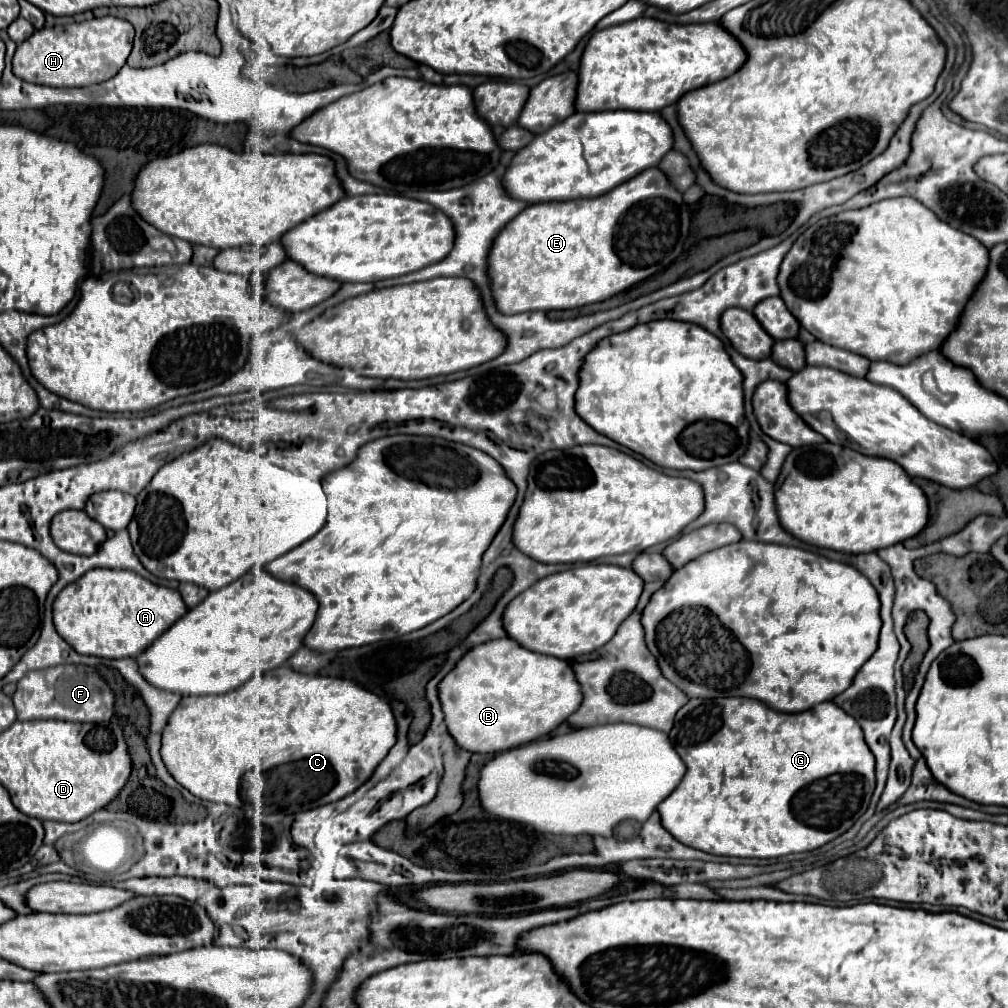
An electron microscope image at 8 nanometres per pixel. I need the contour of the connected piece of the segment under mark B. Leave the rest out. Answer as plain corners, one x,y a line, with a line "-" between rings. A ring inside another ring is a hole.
511,637
493,639
467,651
463,659
459,659
459,663
453,667
453,671
443,677
437,689
449,735
461,749
473,753
499,753
535,741
553,731
559,723
563,723
583,699
581,687
567,661
533,653
521,647

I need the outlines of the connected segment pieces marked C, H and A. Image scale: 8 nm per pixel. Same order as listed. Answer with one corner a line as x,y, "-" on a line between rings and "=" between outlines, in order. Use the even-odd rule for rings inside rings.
287,665
277,667
275,671
267,671
267,675
255,675
251,677
243,687
237,687
235,691
223,693
223,695
201,695
201,697
183,697
179,707
171,713
171,719
167,721
167,727
161,735
161,759
167,767
167,771
173,775
173,779
183,785
187,791
191,791
195,797
213,801
213,803
225,803
231,807
247,807
249,803
257,807
263,813
299,813
307,809
315,809
333,801
343,799
345,795
353,793
357,787
361,787
375,771
375,767
383,761
383,757
389,753
389,749
395,745
395,717
381,697
375,693
359,687
355,681
349,679
337,679
337,677
321,677
321,675
303,675
=
101,17
81,23
72,23
64,27
45,27
31,35
31,39
25,39
13,57
13,73
29,83
37,85
49,85
49,87
87,87
95,83
103,83
111,79
127,61
131,53
131,39
129,33
133,33
133,25
119,17
=
103,567
87,571
53,601
53,623
59,635
77,653
107,659
137,657
185,613
187,607
175,589
153,585
133,571

